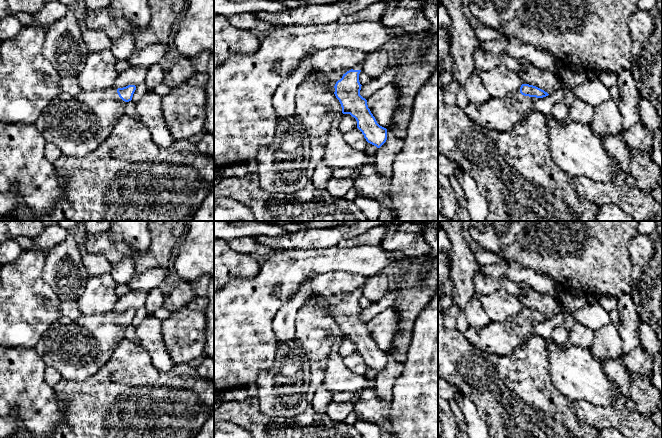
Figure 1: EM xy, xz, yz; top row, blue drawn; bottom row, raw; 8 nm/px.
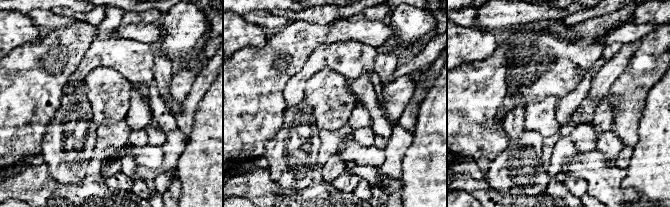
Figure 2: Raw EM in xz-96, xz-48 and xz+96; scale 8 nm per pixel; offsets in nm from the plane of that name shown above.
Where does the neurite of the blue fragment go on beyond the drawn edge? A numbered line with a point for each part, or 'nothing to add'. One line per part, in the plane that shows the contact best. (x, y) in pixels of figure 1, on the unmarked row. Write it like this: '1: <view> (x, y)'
1: yz (497, 338)

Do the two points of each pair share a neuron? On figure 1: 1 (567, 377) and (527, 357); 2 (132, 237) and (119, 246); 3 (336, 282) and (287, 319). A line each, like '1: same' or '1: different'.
1: different
2: different
3: same

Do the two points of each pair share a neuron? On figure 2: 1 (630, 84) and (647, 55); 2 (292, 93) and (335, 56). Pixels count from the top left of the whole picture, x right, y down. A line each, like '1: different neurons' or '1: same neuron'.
1: same neuron
2: same neuron

